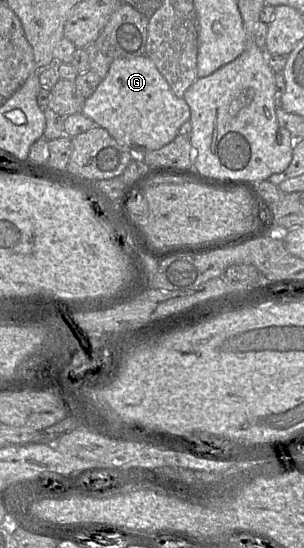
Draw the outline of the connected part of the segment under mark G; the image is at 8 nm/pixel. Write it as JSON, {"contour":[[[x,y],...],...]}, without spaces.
{"contour":[[[147,56],[117,58],[110,64],[105,78],[85,101],[81,113],[106,129],[120,144],[126,145],[136,155],[158,150],[179,135],[179,128],[190,121],[190,108],[184,98],[177,97],[154,62]]]}

